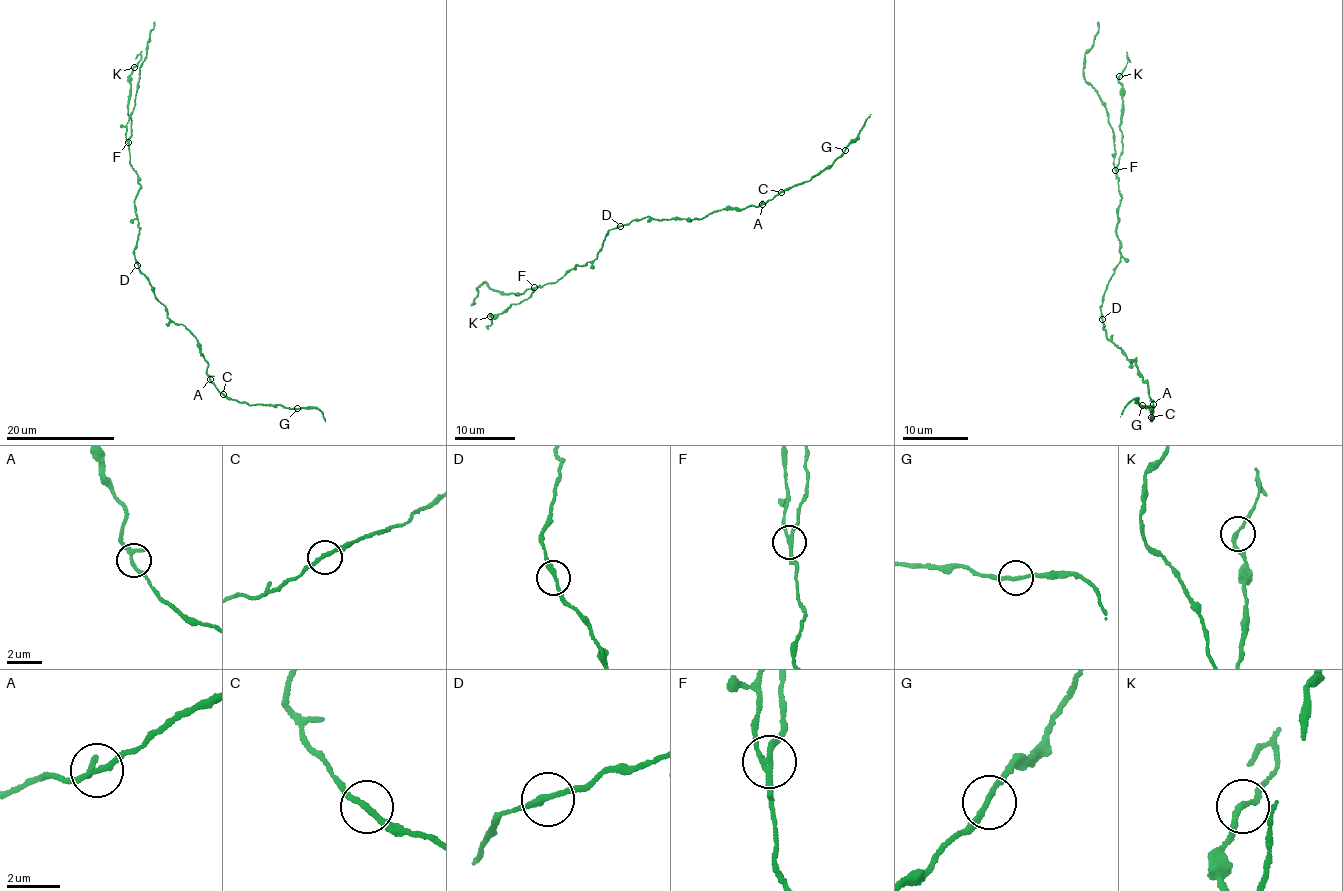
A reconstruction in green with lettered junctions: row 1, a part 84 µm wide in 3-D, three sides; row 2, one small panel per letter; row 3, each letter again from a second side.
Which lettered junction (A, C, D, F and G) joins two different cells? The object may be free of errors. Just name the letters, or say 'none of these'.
F

